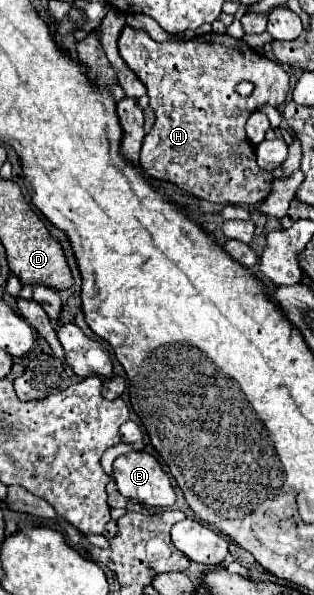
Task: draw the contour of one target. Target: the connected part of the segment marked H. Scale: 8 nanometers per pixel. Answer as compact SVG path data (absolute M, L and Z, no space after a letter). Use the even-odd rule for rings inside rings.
M124 28L118 40L120 56L128 62L130 70L142 80L148 88L150 108L156 112L156 122L150 134L144 136L144 146L140 152L140 166L142 170L156 178L176 184L180 190L198 196L202 200L218 202L218 204L238 204L238 206L254 206L262 202L270 190L274 176L270 172L258 170L254 148L246 138L244 124L248 116L262 106L270 104L278 108L288 94L288 74L278 62L268 60L264 54L252 50L250 60L250 46L244 40L236 40L228 34L214 34L208 32L196 36L188 42L154 42L146 32ZM242 80L252 80L254 92L248 98L236 94L236 84Z

